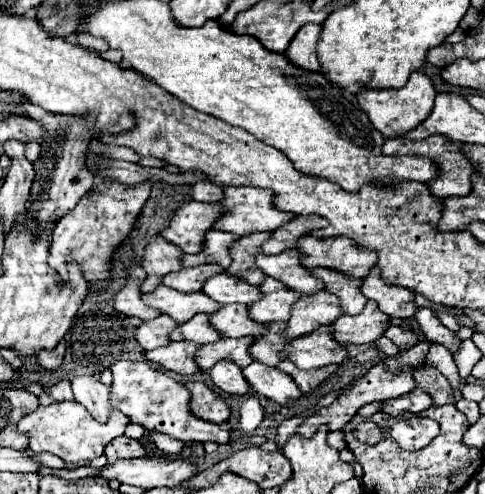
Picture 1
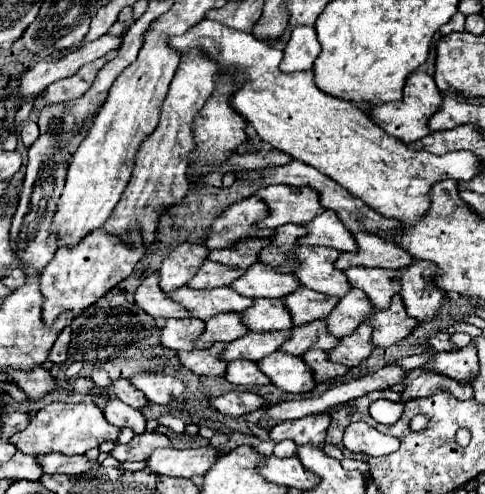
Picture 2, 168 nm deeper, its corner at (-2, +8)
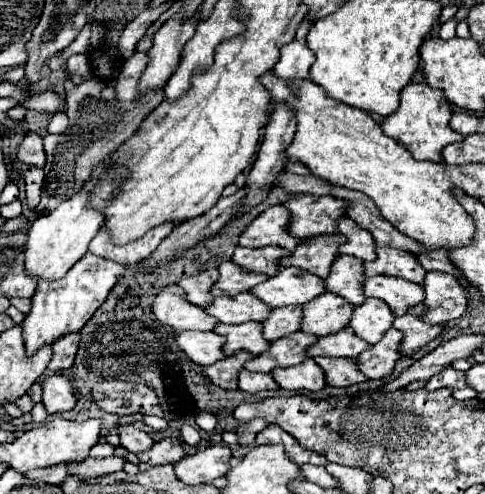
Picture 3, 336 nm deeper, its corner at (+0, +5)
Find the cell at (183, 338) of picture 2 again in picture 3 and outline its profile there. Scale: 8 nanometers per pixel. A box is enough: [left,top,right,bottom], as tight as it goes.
[177,331,227,367]

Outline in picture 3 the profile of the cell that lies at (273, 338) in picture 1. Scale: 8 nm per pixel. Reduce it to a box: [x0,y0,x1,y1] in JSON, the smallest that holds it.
[309,327,369,357]

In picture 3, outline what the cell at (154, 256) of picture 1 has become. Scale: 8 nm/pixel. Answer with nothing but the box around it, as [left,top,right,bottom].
[179,269,219,307]

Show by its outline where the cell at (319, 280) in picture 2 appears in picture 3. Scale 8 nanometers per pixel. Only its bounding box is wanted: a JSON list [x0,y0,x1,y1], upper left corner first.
[325,255,367,305]

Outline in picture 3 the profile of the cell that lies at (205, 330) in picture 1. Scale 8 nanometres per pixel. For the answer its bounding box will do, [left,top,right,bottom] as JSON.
[215,321,271,355]

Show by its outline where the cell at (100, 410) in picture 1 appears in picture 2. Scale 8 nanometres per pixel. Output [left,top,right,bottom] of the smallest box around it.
[103,394,147,434]

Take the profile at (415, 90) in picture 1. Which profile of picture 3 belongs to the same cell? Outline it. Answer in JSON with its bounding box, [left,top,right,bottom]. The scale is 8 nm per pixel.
[383,83,465,161]

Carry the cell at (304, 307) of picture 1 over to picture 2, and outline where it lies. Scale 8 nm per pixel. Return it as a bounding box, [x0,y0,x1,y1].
[325,288,373,338]

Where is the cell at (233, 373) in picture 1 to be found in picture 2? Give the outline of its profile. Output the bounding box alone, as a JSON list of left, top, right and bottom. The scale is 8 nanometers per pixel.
[225,360,269,386]

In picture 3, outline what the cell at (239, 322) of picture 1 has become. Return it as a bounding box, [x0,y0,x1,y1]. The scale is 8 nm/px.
[263,307,303,341]

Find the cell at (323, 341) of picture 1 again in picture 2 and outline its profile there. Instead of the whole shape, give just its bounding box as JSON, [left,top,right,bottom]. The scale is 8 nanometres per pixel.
[327,324,373,366]

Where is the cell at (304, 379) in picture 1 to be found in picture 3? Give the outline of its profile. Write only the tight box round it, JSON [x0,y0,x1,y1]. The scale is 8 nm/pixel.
[315,357,367,387]

